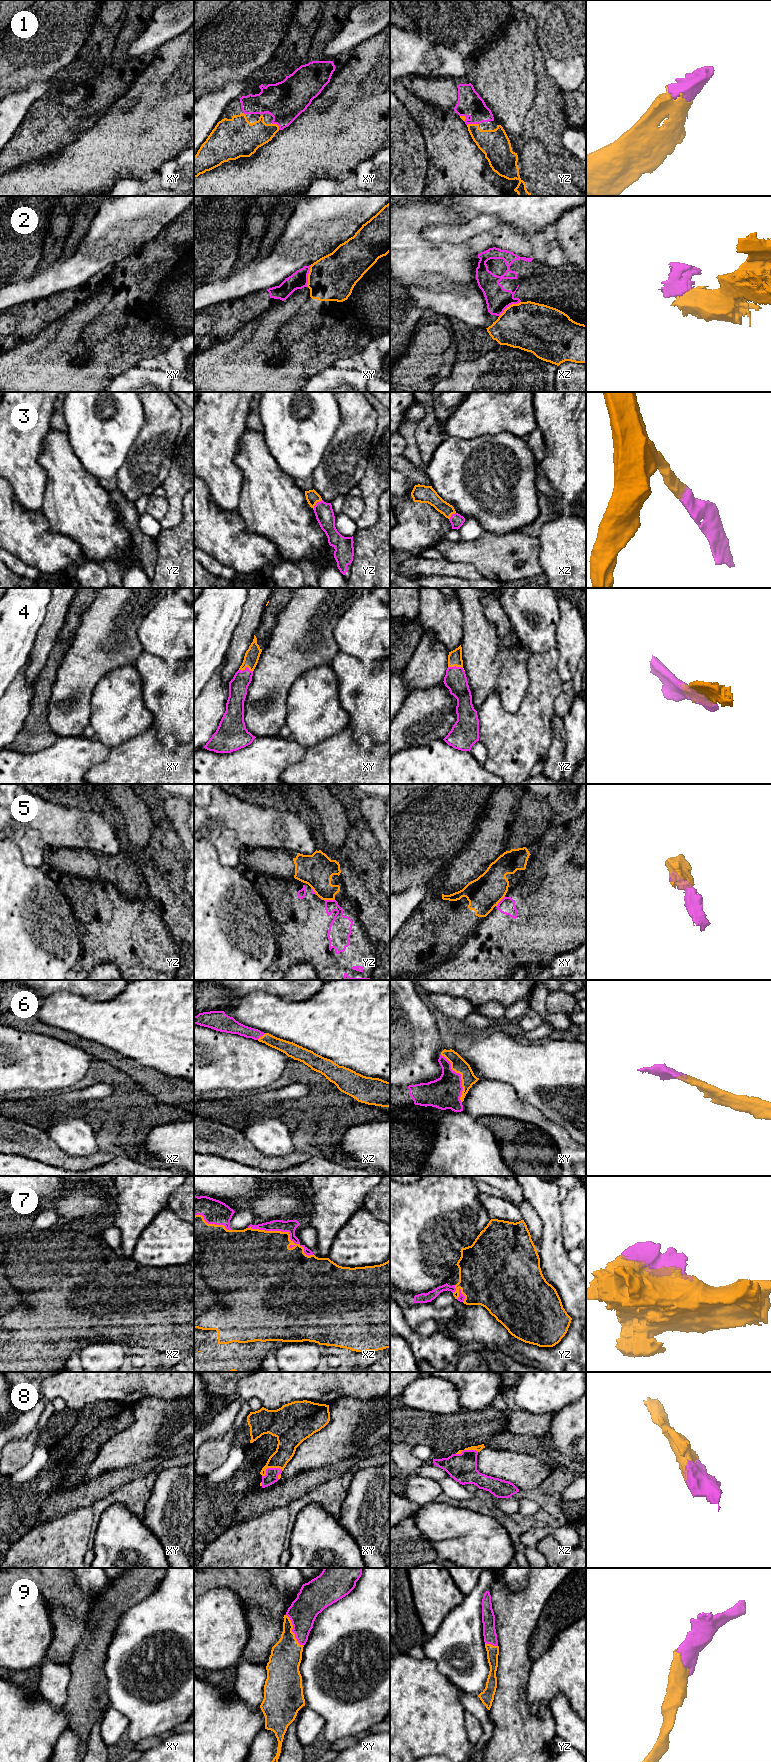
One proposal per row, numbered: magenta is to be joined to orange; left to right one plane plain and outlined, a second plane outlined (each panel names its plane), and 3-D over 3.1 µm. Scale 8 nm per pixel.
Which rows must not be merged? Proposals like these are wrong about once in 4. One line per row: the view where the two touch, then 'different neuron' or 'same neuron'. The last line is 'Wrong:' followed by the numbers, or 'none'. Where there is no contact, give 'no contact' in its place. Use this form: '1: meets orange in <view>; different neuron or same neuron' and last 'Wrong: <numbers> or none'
1: meets orange in yz; same neuron
2: meets orange in xz; different neuron
3: meets orange in yz; same neuron
4: meets orange in yz; same neuron
5: meets orange in yz; different neuron
6: meets orange in xy; same neuron
7: meets orange in xz; same neuron
8: meets orange in xy; same neuron
9: meets orange in xy; same neuron
Wrong: 2, 5

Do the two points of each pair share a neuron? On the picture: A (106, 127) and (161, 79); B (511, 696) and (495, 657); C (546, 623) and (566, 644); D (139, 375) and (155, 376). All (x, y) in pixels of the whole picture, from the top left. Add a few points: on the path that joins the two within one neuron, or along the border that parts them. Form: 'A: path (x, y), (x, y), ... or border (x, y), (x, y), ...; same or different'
A: path (120, 123), (150, 93); same
B: path (511, 686), (509, 677), (499, 667); same
C: border (560, 611), (555, 646); different
D: path (143, 376), (151, 376); same

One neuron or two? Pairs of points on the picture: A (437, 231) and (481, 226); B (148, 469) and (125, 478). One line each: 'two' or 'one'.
A: one
B: one

